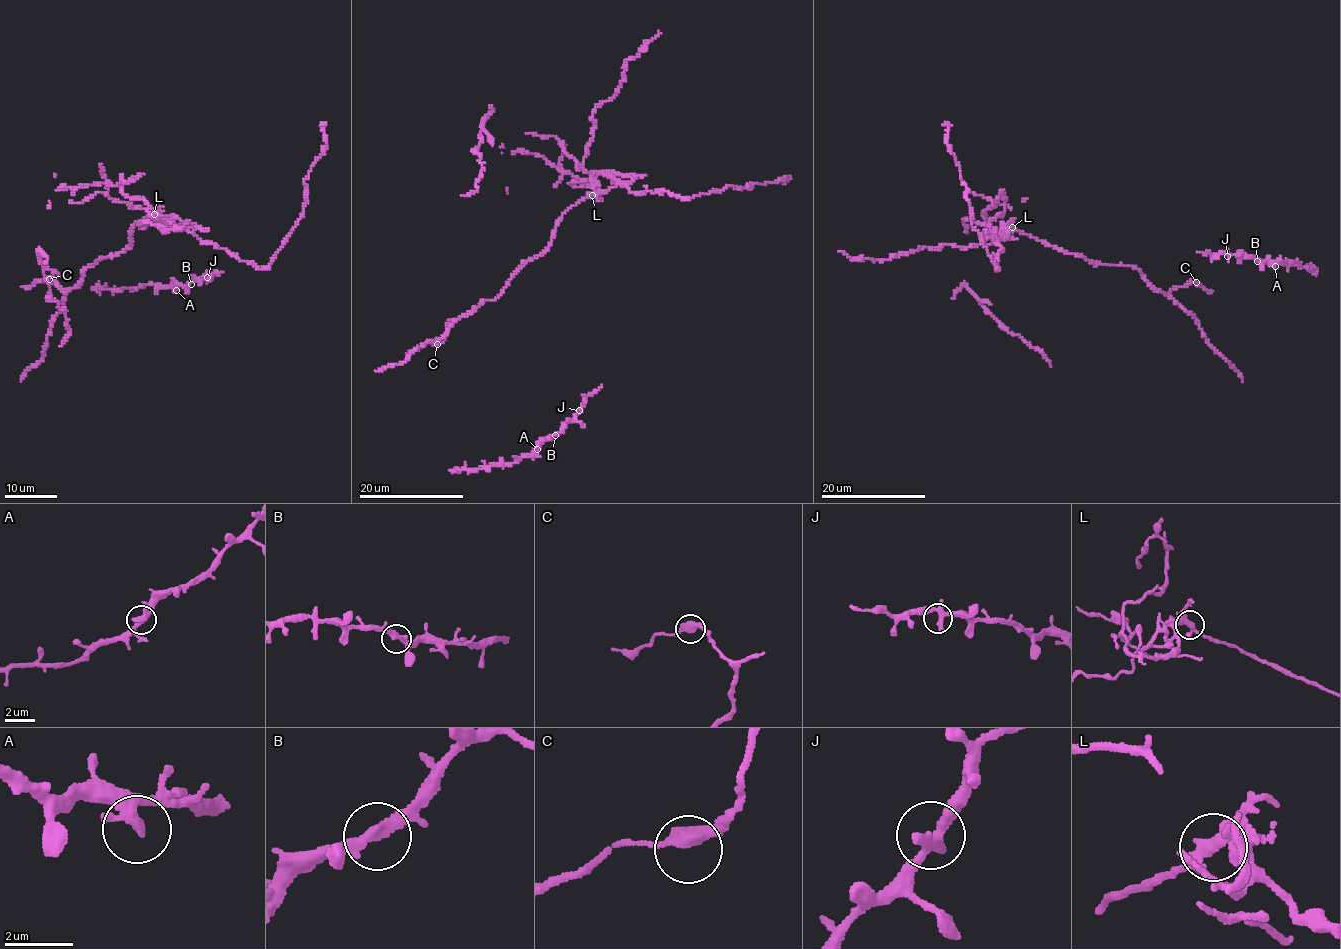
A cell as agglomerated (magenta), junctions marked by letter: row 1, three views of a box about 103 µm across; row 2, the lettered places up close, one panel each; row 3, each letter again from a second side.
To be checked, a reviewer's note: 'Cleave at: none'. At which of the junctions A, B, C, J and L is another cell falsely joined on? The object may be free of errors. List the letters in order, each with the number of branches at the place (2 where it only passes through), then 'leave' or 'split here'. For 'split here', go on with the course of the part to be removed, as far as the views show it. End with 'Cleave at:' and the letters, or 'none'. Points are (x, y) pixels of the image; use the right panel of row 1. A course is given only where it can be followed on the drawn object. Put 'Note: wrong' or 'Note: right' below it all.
A: 2 | leave
B: 2 | leave
C: 2 | leave
J: 2 | leave
L: 2 | split here
Cleave at: L
Note: wrong

